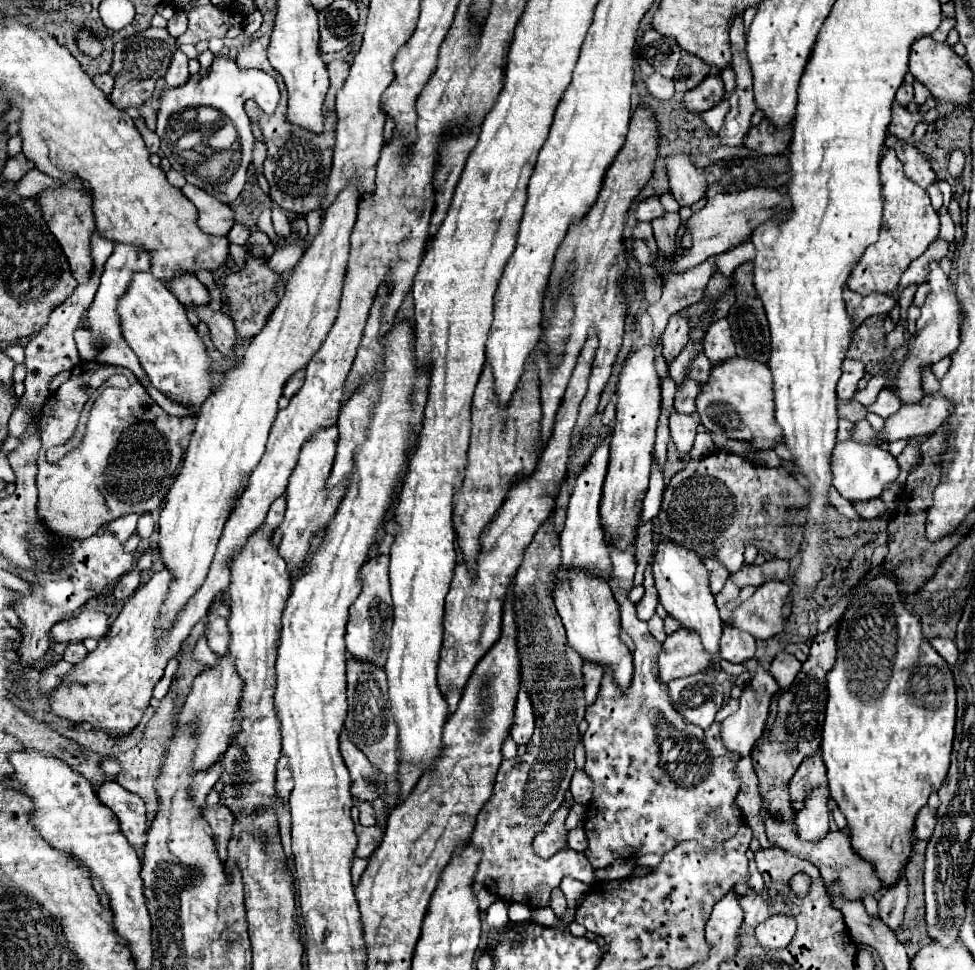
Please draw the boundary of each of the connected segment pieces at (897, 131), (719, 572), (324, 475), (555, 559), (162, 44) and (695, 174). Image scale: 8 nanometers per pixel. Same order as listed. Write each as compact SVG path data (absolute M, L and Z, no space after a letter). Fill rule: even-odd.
M894 102L892 104L892 122L890 122L888 134L896 136L898 140L908 140L920 120L926 120L928 124L933 123L937 116L937 110L938 106L925 114L918 114L918 112L908 112L904 106L900 106L898 102Z
M706 556L704 564L710 570L710 588L712 588L712 594L718 594L724 588L726 580L728 580L726 566L718 564L718 560L714 560L714 556Z
M336 424L330 428L322 428L322 432L316 432L314 436L310 436L310 440L306 440L306 444L302 446L300 460L290 476L290 484L286 492L288 508L286 508L284 522L280 526L284 536L278 546L278 552L288 562L288 570L292 578L296 578L300 564L308 556L310 538L314 536L314 532L322 530L328 524L330 516L334 516L334 508L338 508L338 500L342 500L342 488L334 488L334 492L326 492L326 480L330 478L330 470L332 470L332 462L336 454L336 442L338 442Z
M556 508L552 518L540 526L536 532L532 544L524 552L524 560L518 568L518 574L514 578L514 612L516 612L516 632L518 632L518 654L520 654L520 684L530 692L530 700L534 704L534 716L536 716L536 730L530 742L526 744L526 754L516 756L512 760L504 760L500 764L500 770L496 774L494 790L488 802L478 812L476 828L472 834L472 844L476 844L482 850L482 862L476 872L476 882L482 882L496 898L508 900L508 902L520 902L528 908L544 908L550 904L550 892L560 886L560 880L564 876L578 878L584 884L592 884L596 880L594 870L562 870L562 850L544 860L532 850L534 836L550 822L554 812L562 806L566 790L570 788L572 774L576 770L574 766L574 748L580 742L578 724L584 720L586 712L586 700L584 700L584 676L582 676L582 656L574 652L566 644L566 632L562 628L560 616L554 608L552 600L552 572L560 564L560 552L558 552L558 536L550 536L550 524L558 524L558 530L562 532L562 524L566 520L566 508Z
M148 28L130 38L118 40L114 44L114 60L110 66L110 74L116 82L110 102L118 110L126 110L130 106L144 104L152 96L156 82L166 74L174 52L176 52L176 40L164 28Z
M670 154L666 156L670 192L680 206L692 206L708 192L706 172L698 170L690 164L686 154Z

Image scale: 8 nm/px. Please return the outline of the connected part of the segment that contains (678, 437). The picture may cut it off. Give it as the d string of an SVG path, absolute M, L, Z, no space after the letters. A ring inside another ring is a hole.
M674 412L670 416L670 436L676 444L676 448L684 454L692 450L694 438L696 438L696 428L698 428L698 414L678 414Z

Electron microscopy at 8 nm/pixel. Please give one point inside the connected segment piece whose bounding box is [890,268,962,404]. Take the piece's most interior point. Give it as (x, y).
(937, 334)

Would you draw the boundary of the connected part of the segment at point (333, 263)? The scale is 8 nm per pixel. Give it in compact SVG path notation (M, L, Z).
M350 182L326 210L316 238L292 272L286 292L276 310L270 314L266 326L250 340L240 364L224 374L222 384L204 402L200 414L196 416L196 430L184 456L182 470L170 486L158 520L160 558L164 566L170 568L174 580L160 608L156 640L170 632L178 612L186 608L190 596L194 596L194 590L204 584L216 544L230 516L230 500L240 490L242 478L258 466L264 454L268 432L278 412L282 388L296 370L310 362L310 356L314 356L314 352L320 348L326 332L336 320L358 200L356 184Z

